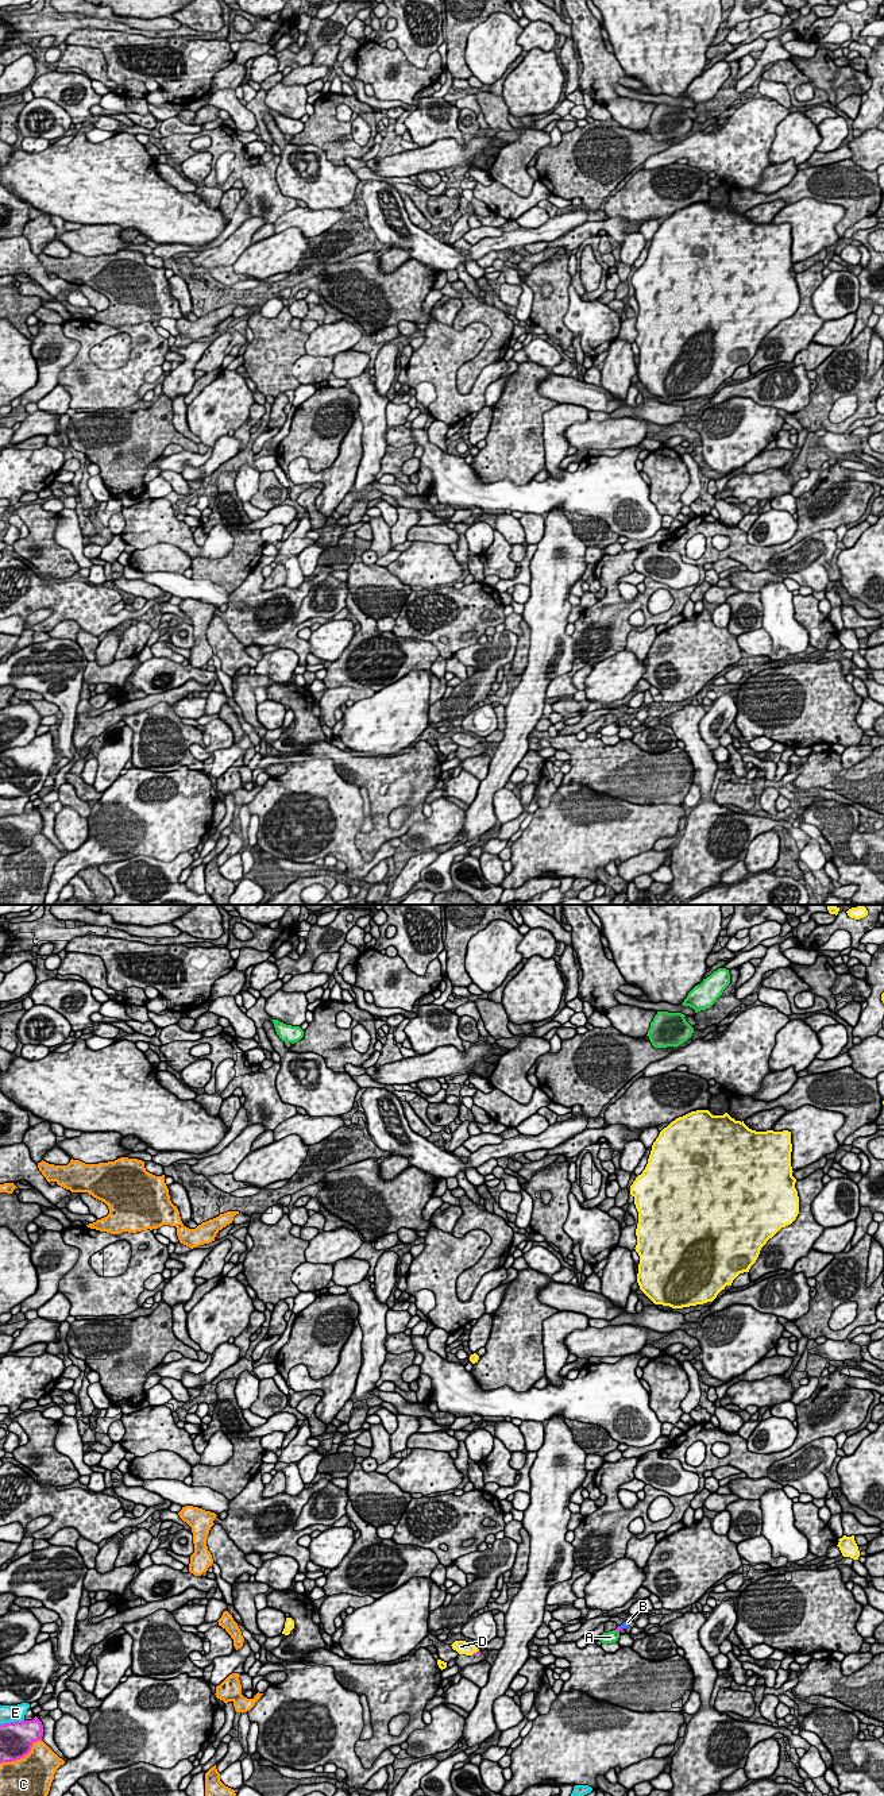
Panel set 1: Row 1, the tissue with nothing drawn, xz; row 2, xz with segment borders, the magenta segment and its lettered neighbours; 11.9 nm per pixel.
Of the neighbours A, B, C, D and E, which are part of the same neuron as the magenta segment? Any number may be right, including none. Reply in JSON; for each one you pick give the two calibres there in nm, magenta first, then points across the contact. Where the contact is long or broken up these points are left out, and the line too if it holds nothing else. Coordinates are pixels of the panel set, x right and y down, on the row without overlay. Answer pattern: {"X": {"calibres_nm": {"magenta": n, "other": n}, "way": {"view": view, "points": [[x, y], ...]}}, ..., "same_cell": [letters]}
{"B": {"calibres_nm": {"magenta": 70, "other": 90}, "way": {"view": "xz", "points": [[618, 721], [620, 720], [625, 717]]}}, "same_cell": ["B"]}

